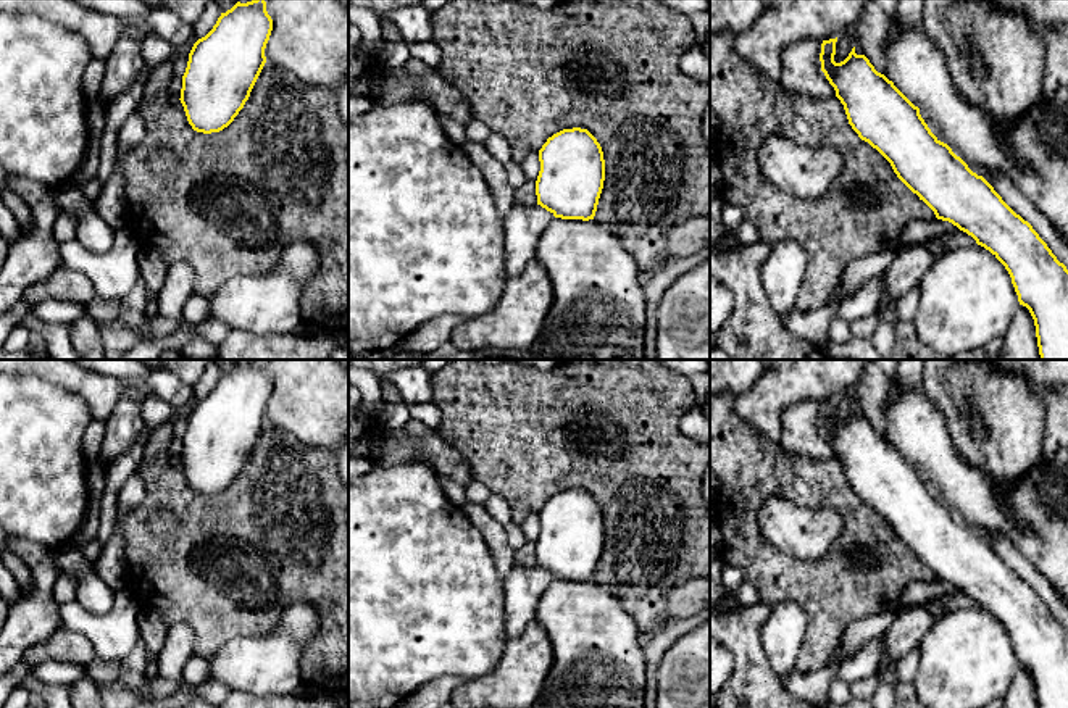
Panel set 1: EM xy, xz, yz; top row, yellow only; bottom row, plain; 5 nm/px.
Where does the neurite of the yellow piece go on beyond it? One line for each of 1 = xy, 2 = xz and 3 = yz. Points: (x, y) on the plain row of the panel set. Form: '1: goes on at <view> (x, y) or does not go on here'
1: does not go on here
2: does not go on here
3: does not go on here

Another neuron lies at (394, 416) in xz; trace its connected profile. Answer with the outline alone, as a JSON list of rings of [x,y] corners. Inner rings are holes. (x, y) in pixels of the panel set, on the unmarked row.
[[[403,402],[386,403],[381,413],[381,421],[384,427],[389,431],[403,429],[410,419],[411,419],[410,408]]]

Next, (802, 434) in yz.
[[[820,400],[797,402],[784,410],[781,445],[797,455],[815,460],[836,458],[834,448],[821,432]]]

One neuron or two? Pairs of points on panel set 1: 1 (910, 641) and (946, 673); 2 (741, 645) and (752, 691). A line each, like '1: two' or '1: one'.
1: two
2: one

